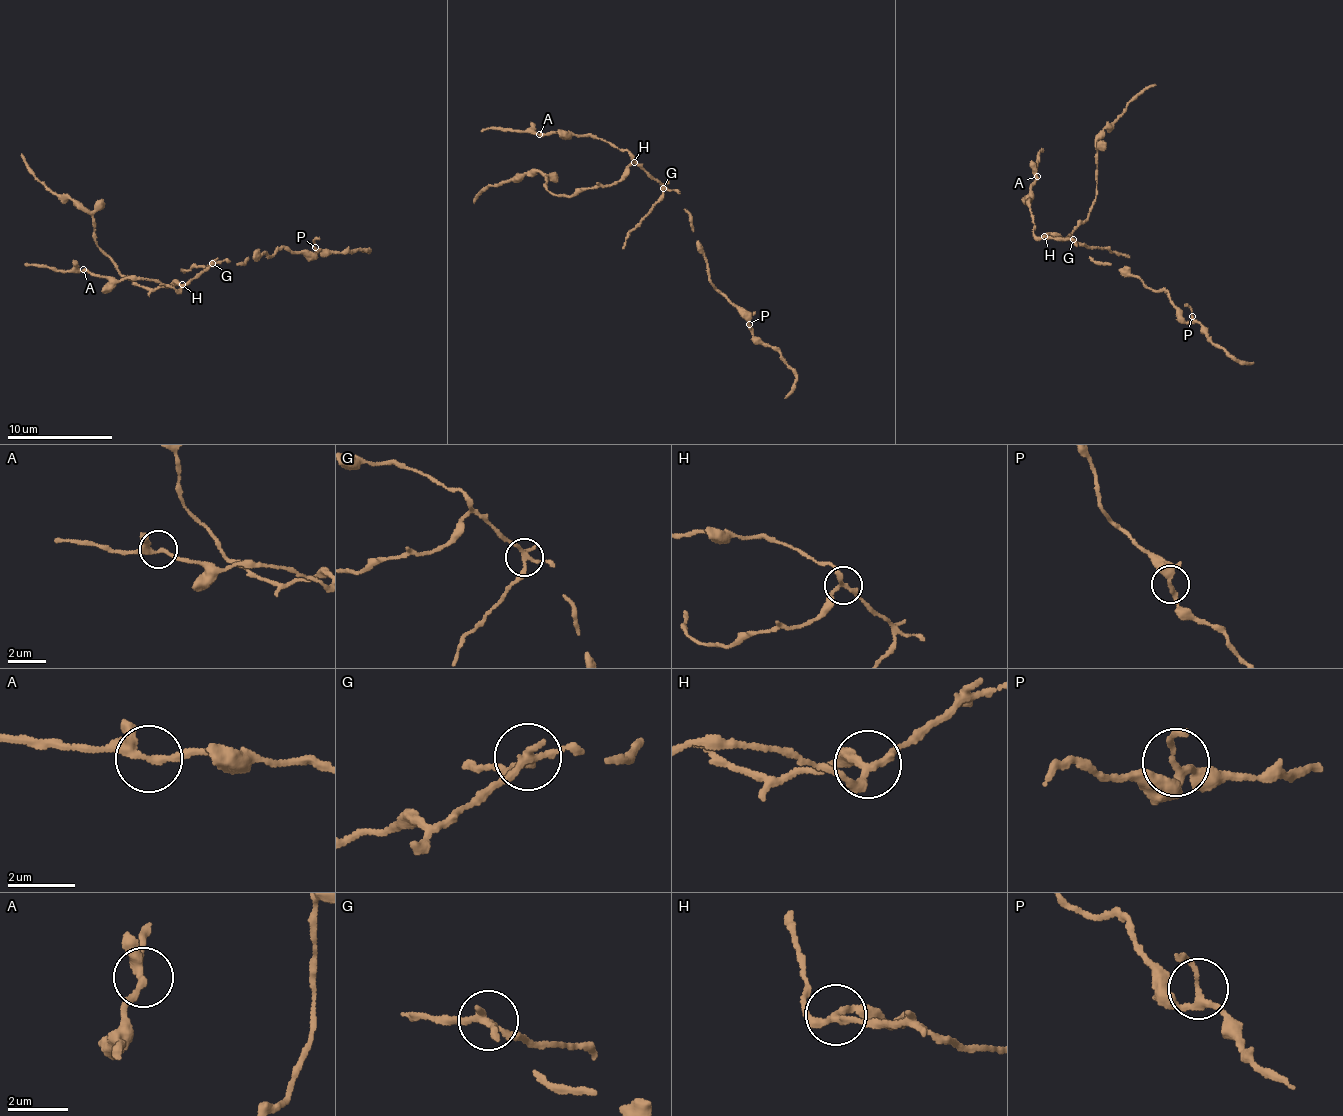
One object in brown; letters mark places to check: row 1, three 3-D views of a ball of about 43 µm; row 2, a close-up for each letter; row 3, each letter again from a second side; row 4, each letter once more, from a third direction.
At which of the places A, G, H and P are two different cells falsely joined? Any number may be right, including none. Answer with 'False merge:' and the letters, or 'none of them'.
False merge: G, H

